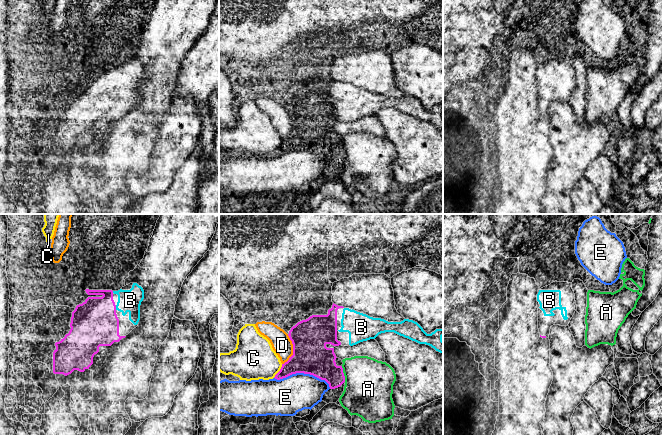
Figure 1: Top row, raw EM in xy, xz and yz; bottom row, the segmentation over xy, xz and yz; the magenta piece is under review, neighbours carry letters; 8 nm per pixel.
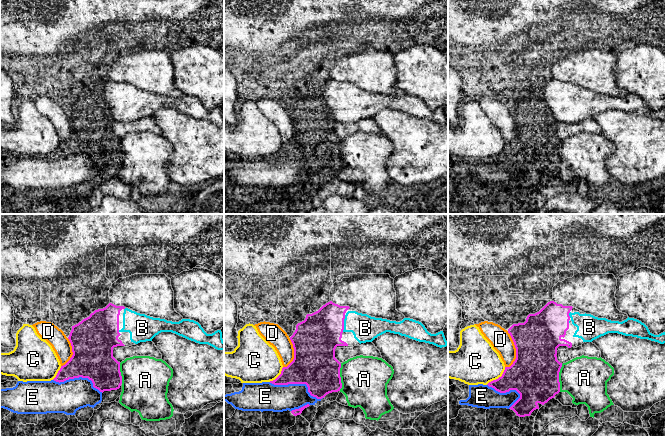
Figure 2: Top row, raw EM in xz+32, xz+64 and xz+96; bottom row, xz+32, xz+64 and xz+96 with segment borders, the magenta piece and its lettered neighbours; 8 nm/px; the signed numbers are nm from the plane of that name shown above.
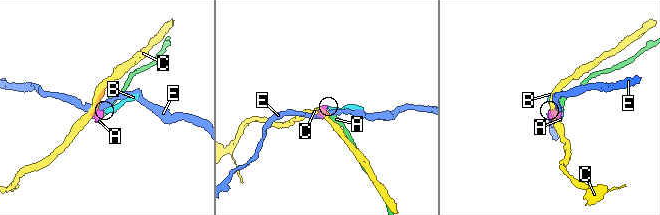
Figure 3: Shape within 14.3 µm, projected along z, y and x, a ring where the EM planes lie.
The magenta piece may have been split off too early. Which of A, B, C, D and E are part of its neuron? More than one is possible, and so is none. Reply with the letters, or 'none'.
B

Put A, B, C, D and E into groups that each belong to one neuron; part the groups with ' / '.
A / B / C / D / E

